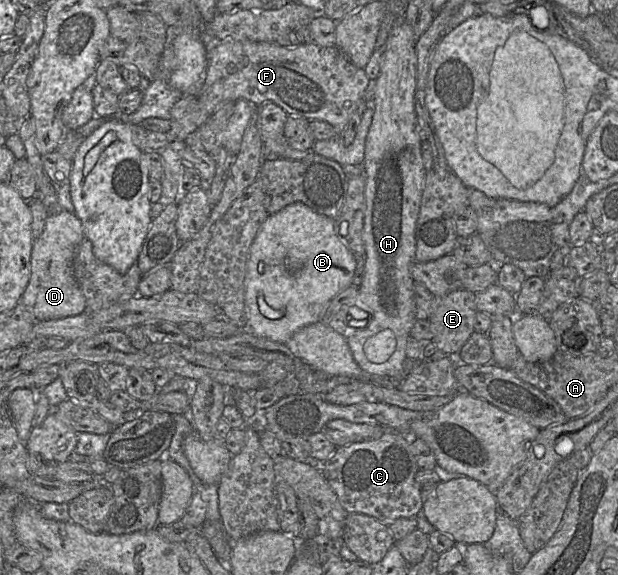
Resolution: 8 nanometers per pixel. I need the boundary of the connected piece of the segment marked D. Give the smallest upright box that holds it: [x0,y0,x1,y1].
[20,210,86,320]

